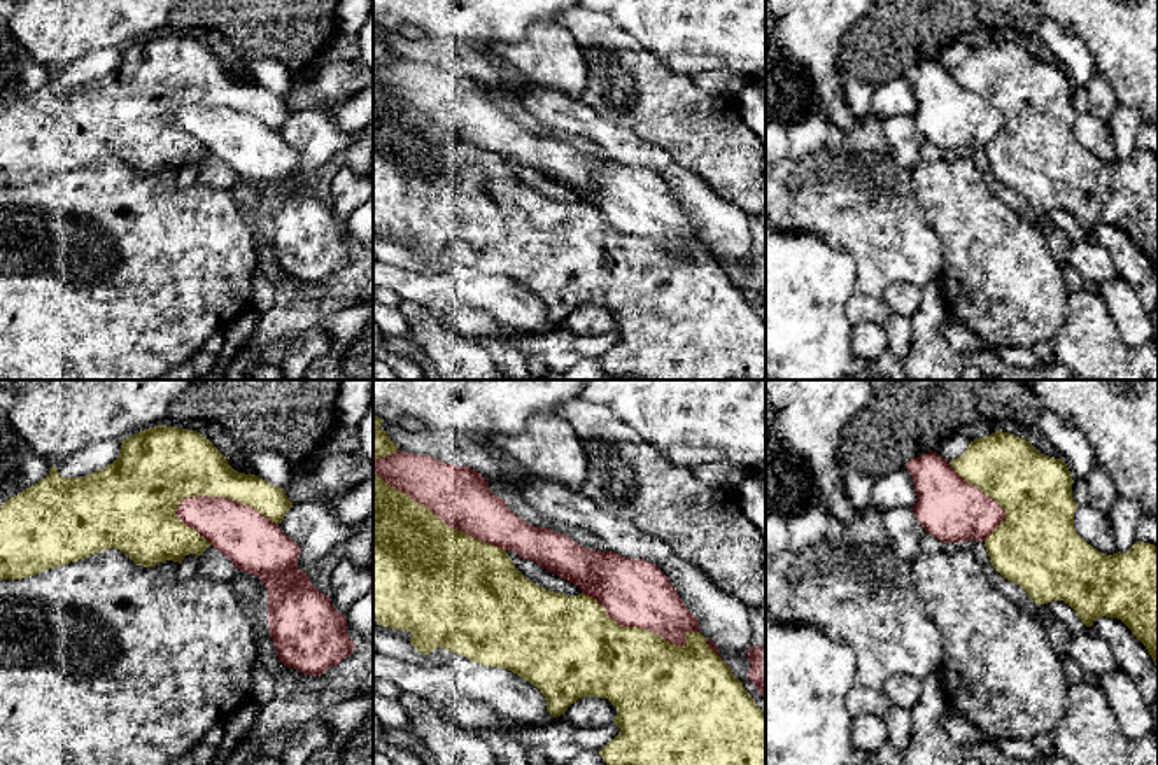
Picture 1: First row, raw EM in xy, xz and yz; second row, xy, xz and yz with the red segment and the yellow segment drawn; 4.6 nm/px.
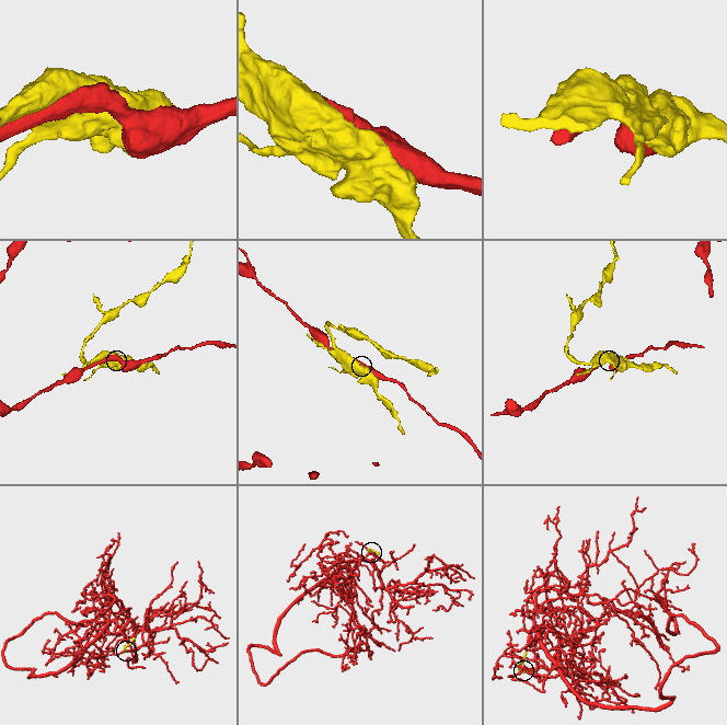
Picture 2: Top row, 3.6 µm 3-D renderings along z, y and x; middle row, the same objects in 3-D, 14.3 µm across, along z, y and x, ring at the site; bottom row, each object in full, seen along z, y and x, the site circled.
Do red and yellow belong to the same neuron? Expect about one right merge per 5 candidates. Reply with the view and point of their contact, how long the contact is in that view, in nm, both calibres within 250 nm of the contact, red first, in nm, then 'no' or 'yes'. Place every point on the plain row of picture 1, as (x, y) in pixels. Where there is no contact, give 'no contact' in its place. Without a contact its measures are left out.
contact xy (225, 105); length 480 nm; calibres 260 and 300 nm; no

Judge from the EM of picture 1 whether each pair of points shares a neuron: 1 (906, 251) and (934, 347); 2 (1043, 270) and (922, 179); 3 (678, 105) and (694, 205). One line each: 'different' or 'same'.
1: different
2: same
3: different

